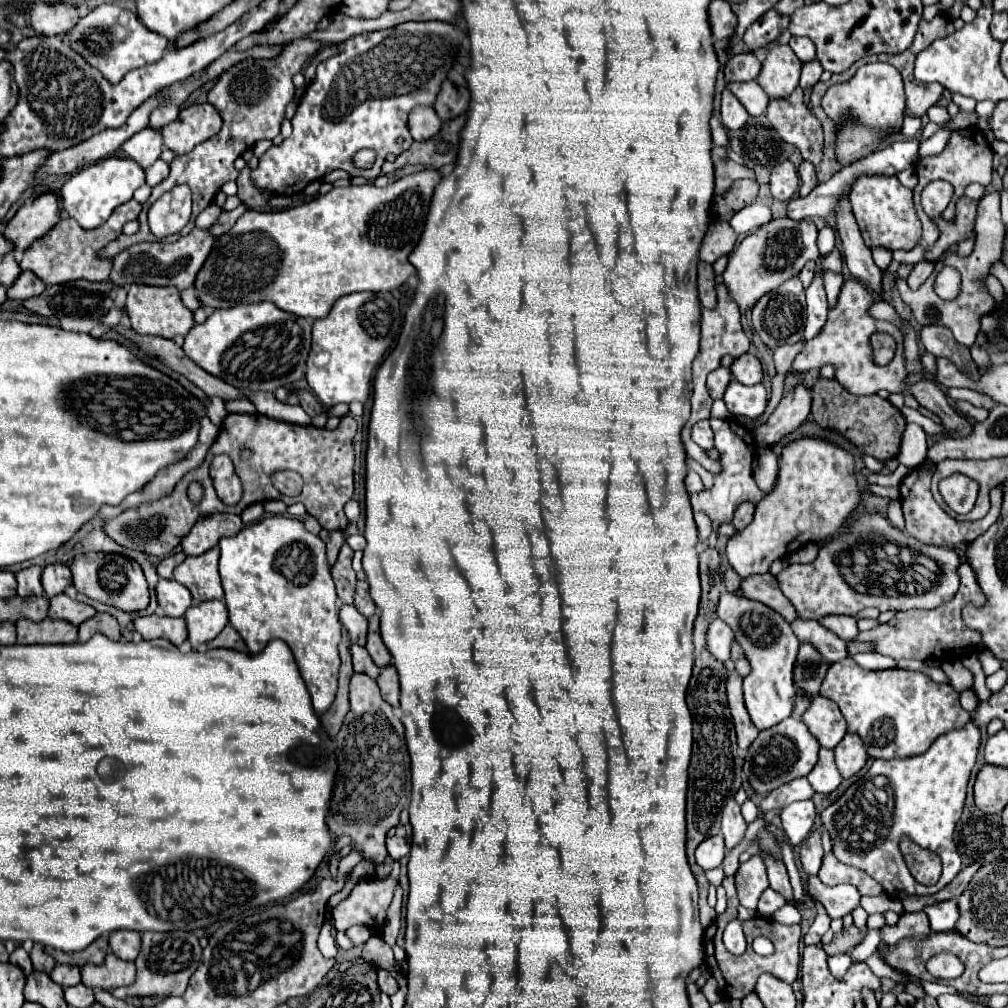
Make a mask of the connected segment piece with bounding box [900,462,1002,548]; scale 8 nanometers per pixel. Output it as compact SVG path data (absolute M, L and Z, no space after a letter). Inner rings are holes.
M924 462L922 466L916 466L910 474L902 478L900 484L900 502L902 502L902 514L906 520L906 532L914 536L916 540L924 544L934 544L934 546L958 546L964 542L974 542L978 536L982 536L998 518L1000 518L1000 508L1002 508L1002 486L996 486L990 490L990 512L978 520L978 522L958 522L952 516L948 516L932 498L930 492L930 478L932 478L932 462Z

